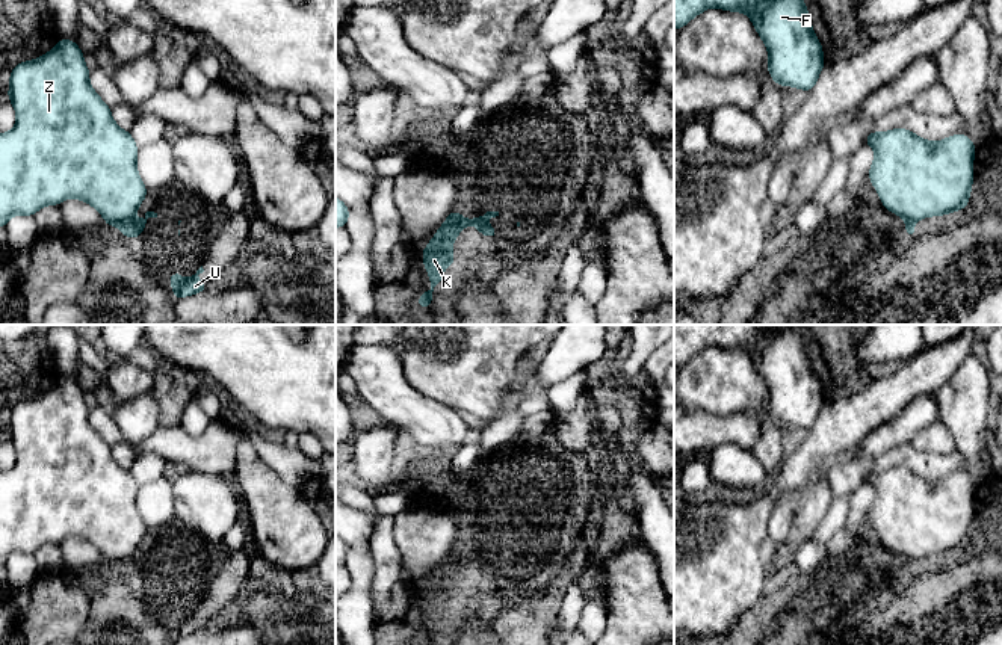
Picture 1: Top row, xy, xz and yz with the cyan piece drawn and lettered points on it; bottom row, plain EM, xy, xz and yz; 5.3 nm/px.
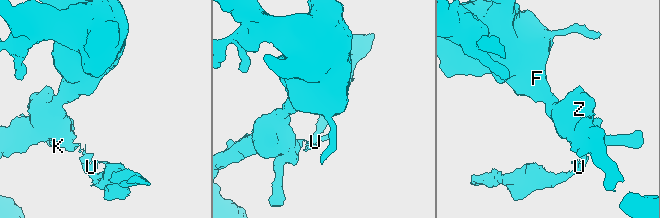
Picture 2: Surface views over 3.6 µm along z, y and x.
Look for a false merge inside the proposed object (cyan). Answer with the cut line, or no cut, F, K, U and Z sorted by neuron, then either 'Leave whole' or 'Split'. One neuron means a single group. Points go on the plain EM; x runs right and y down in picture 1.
Split along xy (130, 556), (120, 564). Groups: F K Z / U. Split

